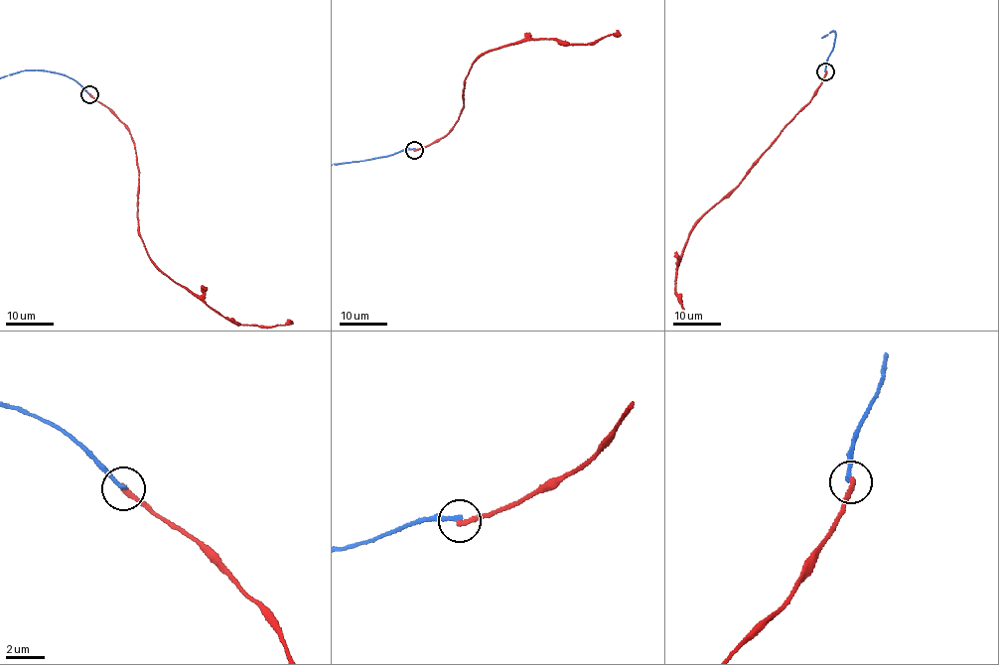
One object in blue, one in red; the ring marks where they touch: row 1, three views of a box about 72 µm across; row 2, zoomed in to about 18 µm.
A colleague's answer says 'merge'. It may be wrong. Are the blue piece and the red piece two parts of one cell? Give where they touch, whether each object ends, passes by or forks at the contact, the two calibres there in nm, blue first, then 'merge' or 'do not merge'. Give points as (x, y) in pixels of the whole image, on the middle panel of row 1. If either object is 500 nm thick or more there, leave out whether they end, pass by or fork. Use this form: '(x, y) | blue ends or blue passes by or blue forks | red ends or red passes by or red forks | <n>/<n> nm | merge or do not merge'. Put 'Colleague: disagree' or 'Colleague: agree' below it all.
(414, 150) | blue ends | red ends | 240/280 nm | do not merge
Colleague: disagree

